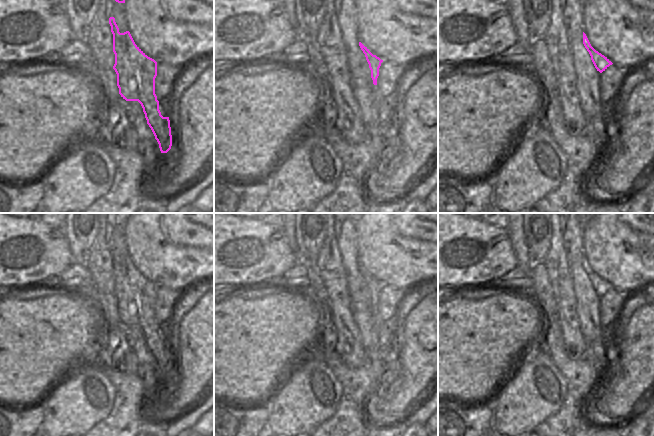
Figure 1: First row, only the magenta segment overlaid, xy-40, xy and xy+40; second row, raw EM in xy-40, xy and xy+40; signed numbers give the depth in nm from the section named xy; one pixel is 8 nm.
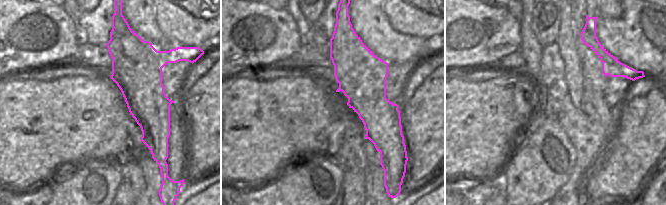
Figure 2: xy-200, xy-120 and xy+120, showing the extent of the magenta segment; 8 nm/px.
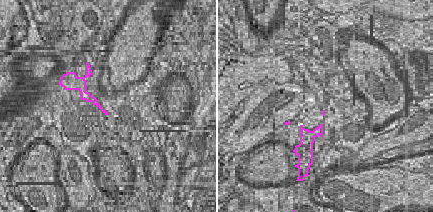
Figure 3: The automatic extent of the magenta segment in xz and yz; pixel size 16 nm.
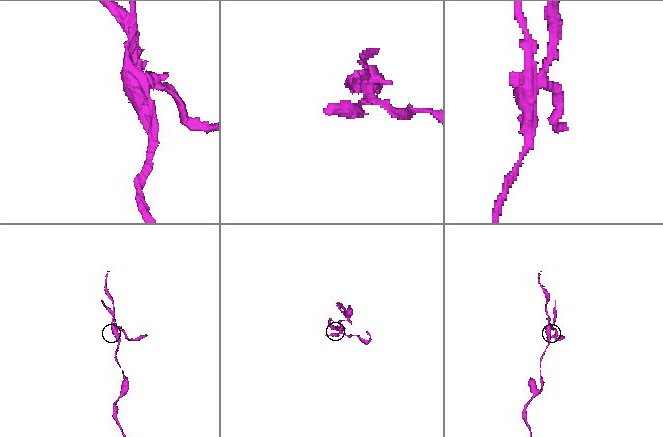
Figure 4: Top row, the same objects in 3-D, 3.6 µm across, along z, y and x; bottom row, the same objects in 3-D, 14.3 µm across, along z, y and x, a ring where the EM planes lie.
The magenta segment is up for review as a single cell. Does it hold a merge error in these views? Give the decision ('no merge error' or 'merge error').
merge error

